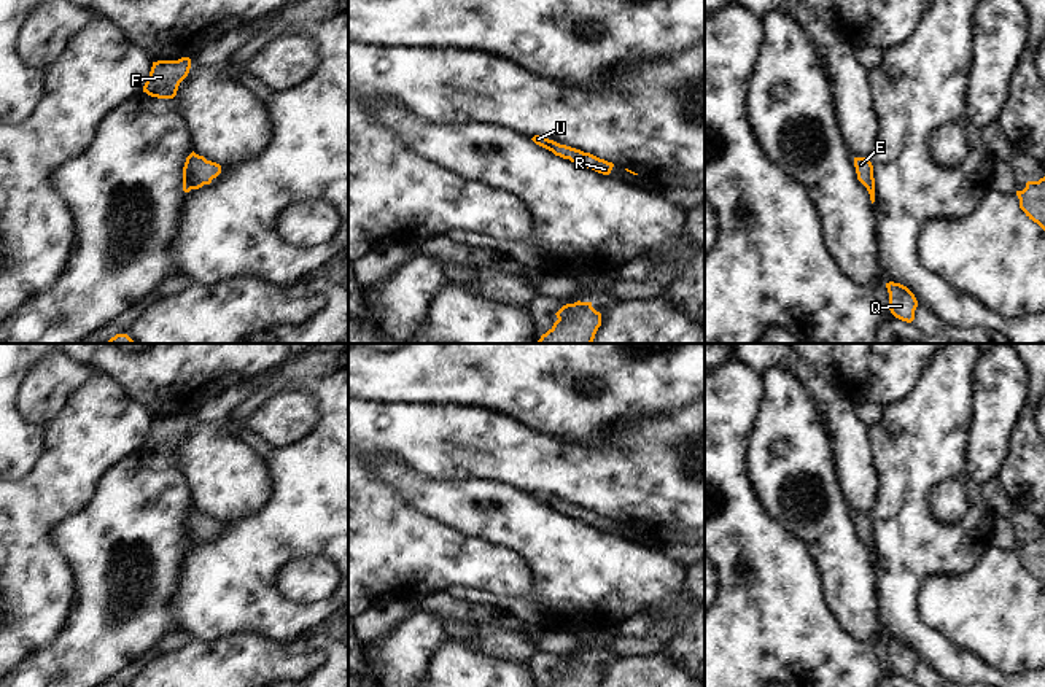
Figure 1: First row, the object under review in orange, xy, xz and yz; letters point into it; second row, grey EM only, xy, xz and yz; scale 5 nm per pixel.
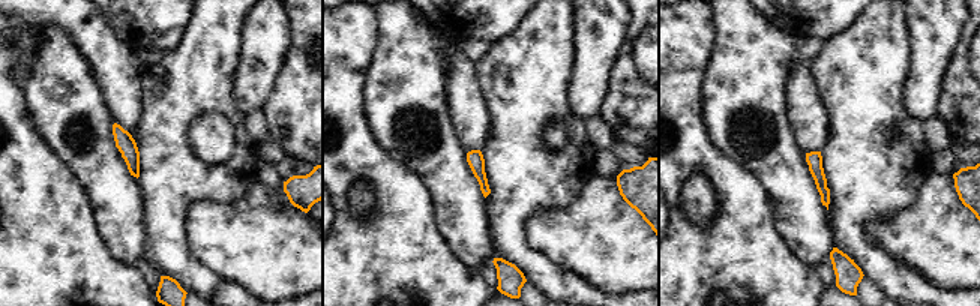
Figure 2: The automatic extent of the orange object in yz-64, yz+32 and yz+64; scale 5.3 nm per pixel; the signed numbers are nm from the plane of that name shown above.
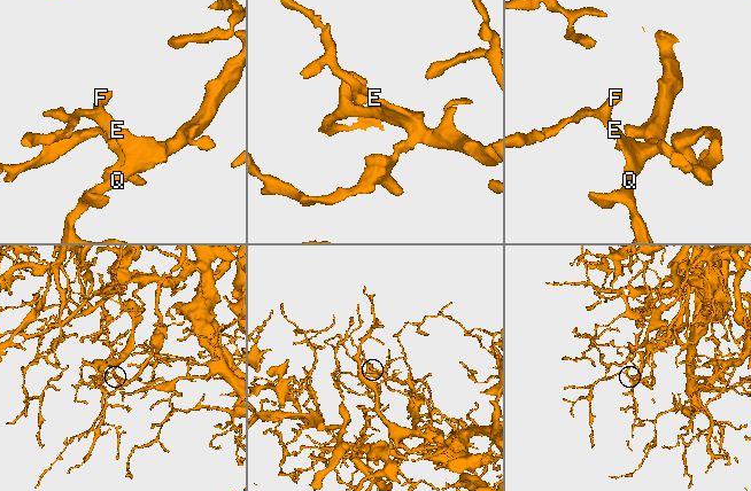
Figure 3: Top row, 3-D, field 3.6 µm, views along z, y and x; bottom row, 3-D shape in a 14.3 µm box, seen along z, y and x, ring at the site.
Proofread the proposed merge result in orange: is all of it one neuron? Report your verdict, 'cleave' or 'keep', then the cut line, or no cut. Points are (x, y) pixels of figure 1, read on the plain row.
keep | no cut

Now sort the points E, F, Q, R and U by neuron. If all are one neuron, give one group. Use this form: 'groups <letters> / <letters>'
groups E F Q R U

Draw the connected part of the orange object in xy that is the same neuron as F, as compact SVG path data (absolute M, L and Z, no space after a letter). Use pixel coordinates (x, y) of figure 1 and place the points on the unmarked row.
M191 415L153 418L143 448L157 455L173 455L180 439L188 433Z

